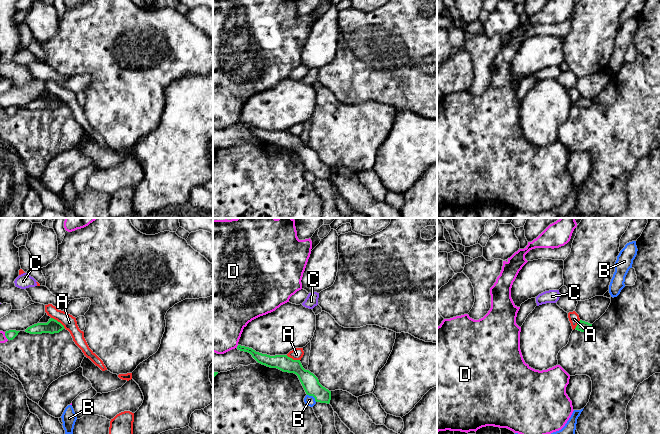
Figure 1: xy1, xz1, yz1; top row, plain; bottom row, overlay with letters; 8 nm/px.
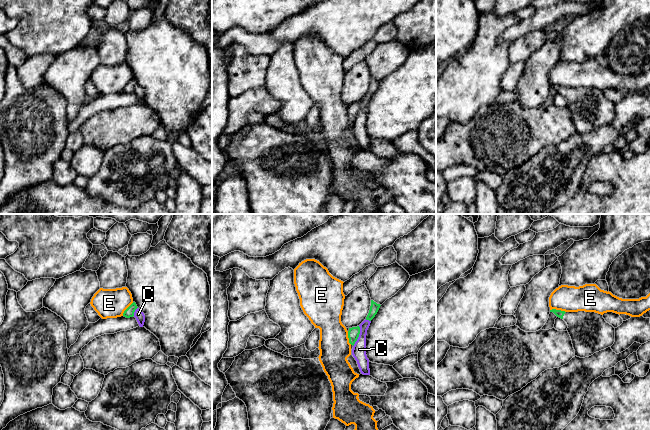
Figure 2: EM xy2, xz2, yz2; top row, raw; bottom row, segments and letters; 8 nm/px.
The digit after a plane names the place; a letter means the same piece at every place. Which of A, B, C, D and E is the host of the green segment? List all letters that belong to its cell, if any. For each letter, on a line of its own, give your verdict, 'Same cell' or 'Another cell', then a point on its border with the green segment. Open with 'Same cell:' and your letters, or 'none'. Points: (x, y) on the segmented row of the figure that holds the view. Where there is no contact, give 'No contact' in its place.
Same cell: none
A: Another cell. Touches green at xy1 (57, 321)
B: Another cell. Touches green at xz1 (312, 395)
C: Another cell. Touches green at xz2 (358, 336)
D: Another cell. Touches green at xy1 (5, 335)
E: Another cell. Touches green at yz2 (558, 310)

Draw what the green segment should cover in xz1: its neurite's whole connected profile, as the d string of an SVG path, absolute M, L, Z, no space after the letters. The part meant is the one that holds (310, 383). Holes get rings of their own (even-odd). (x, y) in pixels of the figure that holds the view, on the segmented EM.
M238 345L237 349L248 352L260 364L270 368L277 368L283 372L294 373L298 376L305 392L309 396L313 396L316 402L330 403L331 391L323 387L318 378L309 370L305 370L300 360L293 360L287 355L270 356L256 352L252 348Z

